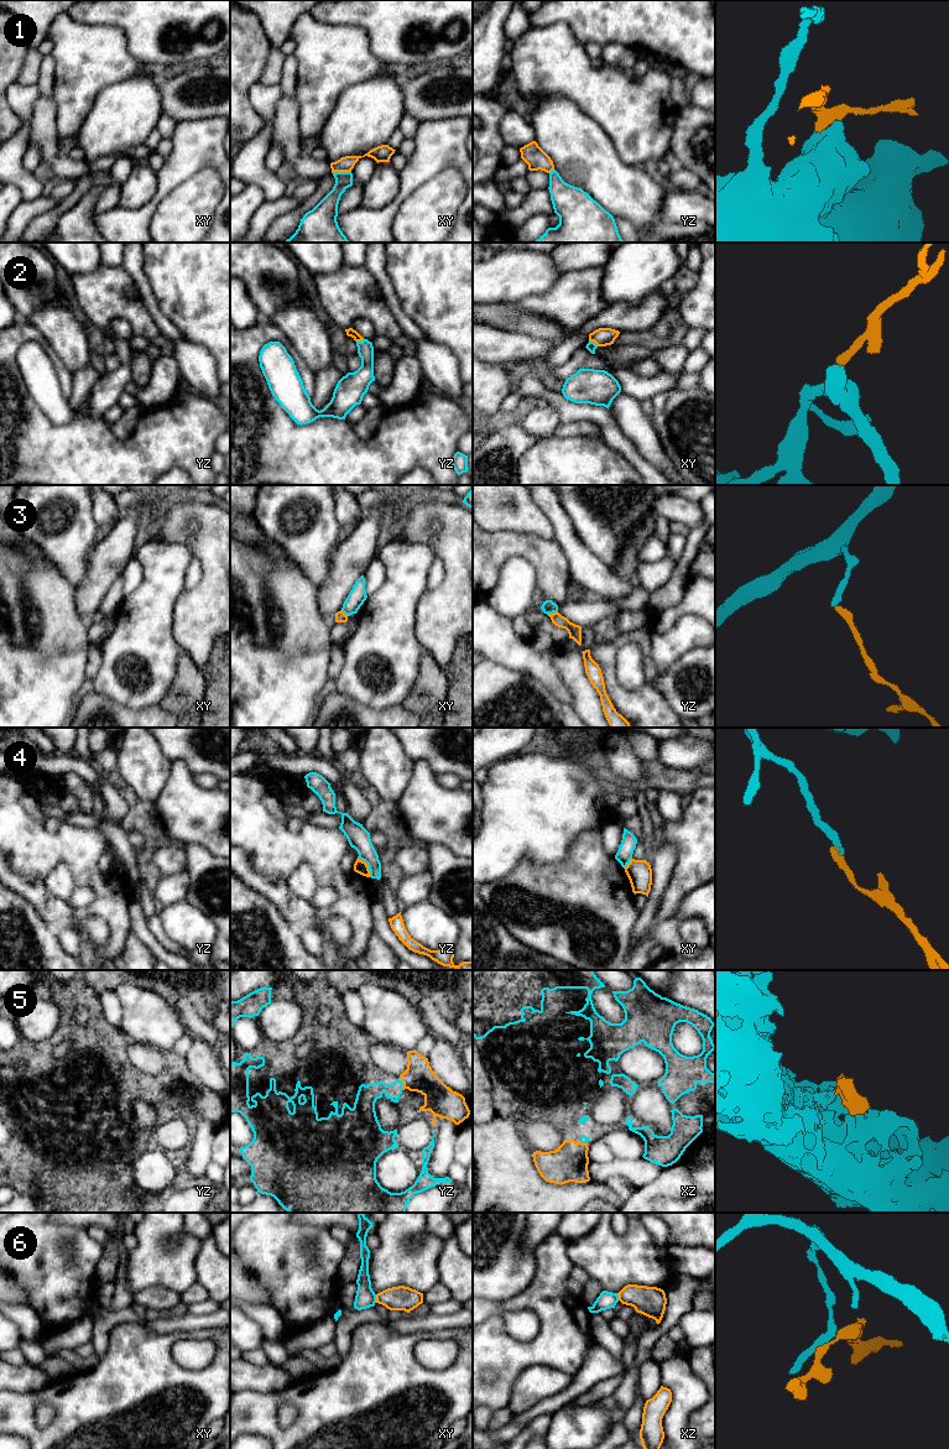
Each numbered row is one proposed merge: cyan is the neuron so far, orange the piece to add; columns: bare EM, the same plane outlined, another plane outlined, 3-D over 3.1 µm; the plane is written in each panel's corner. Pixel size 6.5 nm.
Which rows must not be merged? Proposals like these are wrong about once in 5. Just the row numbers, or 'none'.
1, 3, 4, 6

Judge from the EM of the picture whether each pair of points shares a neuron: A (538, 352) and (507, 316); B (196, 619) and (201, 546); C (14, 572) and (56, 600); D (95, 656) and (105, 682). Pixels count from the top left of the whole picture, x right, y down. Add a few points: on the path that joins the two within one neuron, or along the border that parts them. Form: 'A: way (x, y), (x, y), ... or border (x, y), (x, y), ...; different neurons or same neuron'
A: border (493, 324), (548, 340); different neurons
B: way (210, 600), (210, 564); same neuron
C: way (24, 579), (46, 600); same neuron
D: border (104, 640), (102, 645), (102, 665), (92, 679); different neurons

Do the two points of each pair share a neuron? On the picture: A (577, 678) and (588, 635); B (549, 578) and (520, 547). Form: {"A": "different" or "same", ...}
{"A": "same", "B": "same"}

